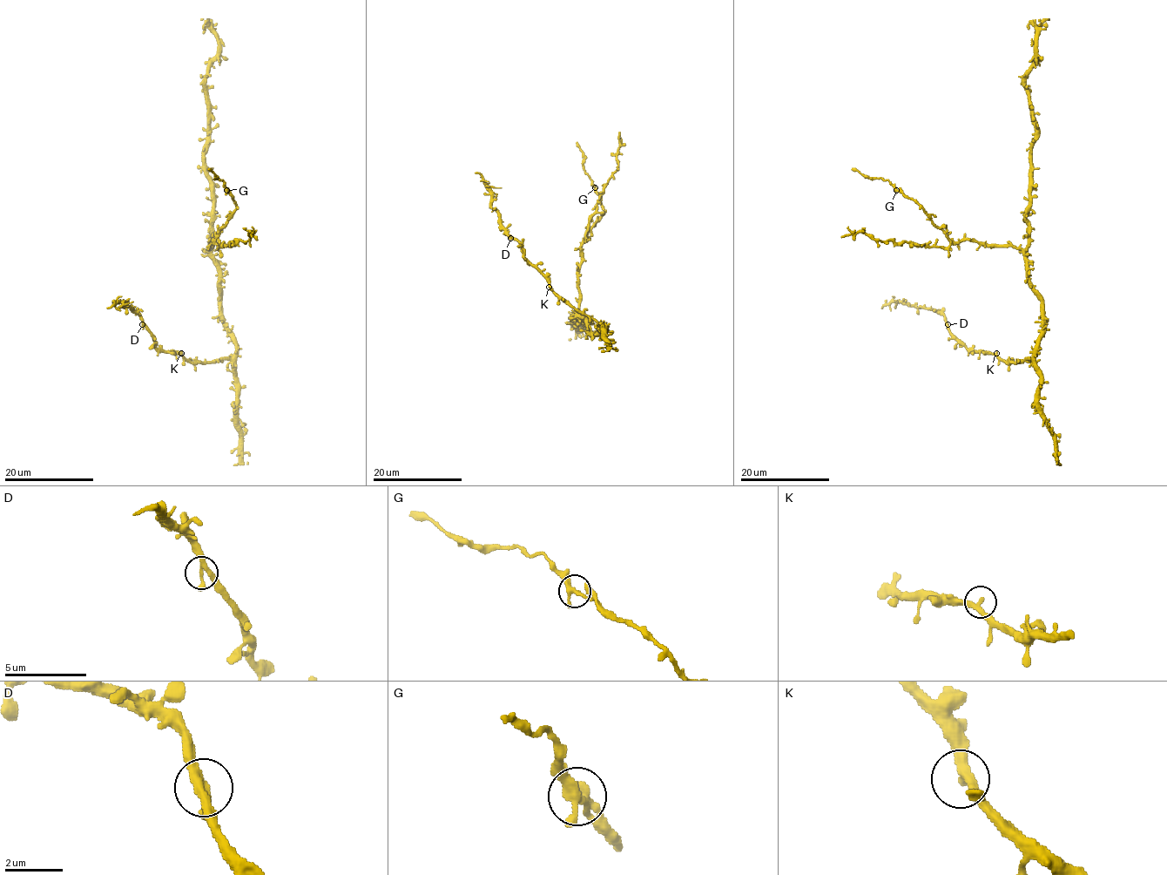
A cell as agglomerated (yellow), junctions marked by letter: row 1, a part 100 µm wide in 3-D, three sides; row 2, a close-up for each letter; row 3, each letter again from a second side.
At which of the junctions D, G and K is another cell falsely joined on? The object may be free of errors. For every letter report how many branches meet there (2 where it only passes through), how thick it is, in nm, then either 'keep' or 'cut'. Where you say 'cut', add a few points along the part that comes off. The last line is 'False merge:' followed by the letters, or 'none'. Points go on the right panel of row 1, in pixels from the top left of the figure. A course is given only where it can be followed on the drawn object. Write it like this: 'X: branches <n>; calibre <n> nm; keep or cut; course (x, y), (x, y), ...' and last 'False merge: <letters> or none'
D: branches 2; calibre 320 nm; keep
G: branches 2; calibre 320 nm; keep
K: branches 2; calibre 320 nm; keep
False merge: none

